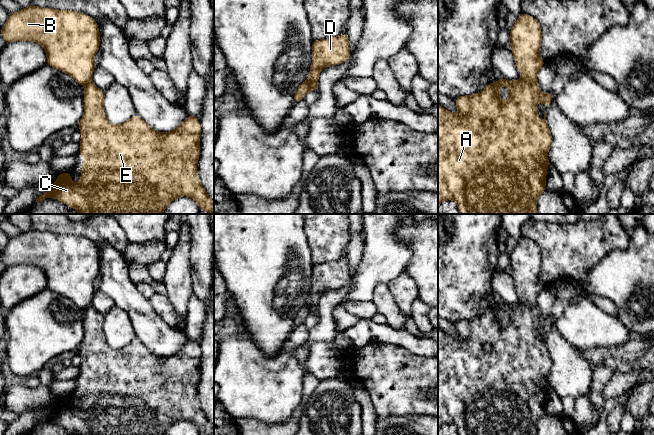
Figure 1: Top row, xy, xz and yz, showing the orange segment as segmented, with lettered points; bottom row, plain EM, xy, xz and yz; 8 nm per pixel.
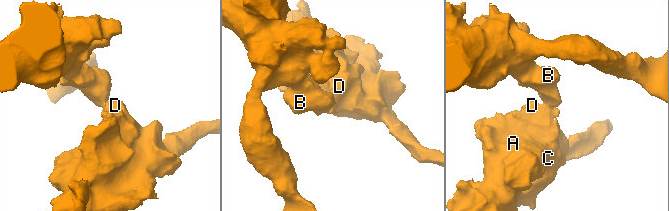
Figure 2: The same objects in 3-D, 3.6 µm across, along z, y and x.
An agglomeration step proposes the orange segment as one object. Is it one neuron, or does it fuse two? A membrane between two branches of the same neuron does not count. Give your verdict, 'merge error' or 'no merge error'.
merge error

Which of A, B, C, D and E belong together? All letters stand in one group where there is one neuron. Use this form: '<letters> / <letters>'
A C D E / B

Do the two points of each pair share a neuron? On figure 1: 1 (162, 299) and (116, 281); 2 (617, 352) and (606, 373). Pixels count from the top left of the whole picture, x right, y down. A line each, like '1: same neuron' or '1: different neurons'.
1: different neurons
2: different neurons

